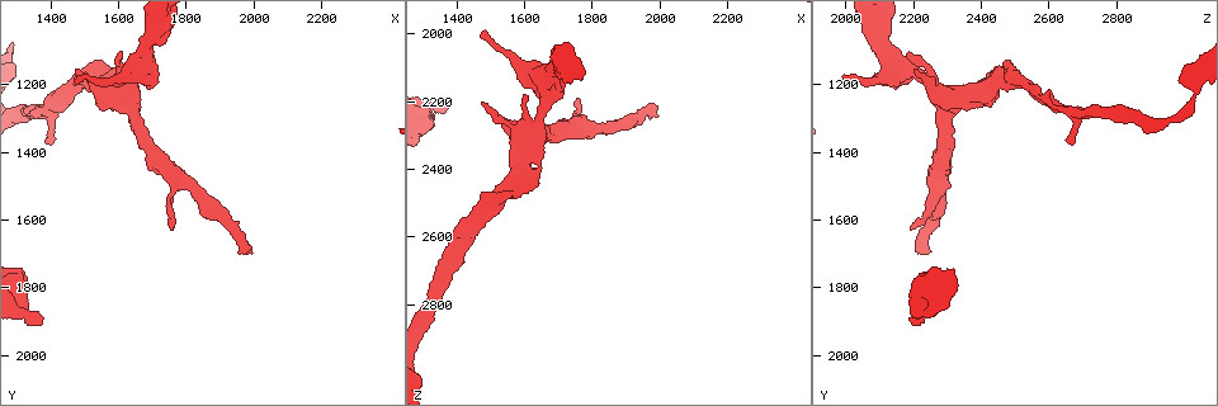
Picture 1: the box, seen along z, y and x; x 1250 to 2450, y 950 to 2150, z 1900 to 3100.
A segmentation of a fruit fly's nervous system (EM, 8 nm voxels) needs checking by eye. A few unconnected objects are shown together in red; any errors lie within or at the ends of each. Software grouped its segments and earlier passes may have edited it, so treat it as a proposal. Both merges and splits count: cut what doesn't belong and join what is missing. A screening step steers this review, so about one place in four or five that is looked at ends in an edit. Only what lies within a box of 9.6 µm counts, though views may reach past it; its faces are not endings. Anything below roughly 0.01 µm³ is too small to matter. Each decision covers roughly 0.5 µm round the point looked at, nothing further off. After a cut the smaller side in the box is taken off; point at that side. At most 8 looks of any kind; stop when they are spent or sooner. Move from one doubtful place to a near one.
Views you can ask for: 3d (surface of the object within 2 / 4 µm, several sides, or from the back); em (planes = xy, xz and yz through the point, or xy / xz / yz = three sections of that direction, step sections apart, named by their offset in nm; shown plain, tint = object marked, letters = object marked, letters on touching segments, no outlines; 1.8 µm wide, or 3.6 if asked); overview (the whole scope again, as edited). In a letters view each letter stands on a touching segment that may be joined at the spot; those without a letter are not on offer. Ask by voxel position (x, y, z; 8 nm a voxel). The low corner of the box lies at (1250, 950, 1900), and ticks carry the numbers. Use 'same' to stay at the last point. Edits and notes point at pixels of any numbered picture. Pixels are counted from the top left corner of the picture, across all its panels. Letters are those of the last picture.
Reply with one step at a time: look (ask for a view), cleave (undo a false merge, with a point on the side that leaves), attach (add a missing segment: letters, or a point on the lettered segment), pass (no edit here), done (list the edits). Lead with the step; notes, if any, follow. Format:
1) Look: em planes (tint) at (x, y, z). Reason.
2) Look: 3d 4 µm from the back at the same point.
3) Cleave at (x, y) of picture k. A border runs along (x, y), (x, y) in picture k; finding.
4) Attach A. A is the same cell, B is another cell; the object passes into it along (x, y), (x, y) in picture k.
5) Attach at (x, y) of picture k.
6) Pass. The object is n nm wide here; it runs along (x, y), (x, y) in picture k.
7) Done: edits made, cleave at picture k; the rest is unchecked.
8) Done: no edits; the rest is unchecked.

Look: 3d 2 µm at (1380, 1910, 2220). Free end.

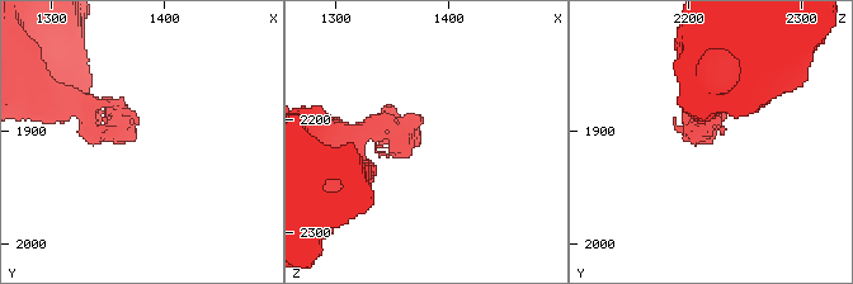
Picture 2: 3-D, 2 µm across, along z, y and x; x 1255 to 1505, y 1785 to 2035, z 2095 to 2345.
Look: em 3.6 µm xz step 16 (letters) at (1372, 1908, 2222).

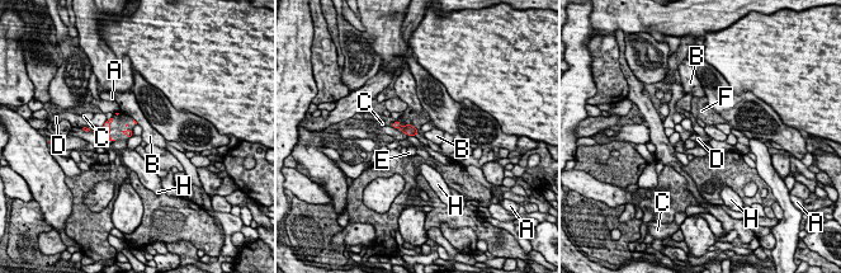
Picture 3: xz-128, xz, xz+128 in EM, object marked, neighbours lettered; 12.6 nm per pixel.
Attach F. F is the same cell, A, B, C, D, E and H are other cells; the object passes into it along (109, 121), (109, 130), (118, 125) in picture 3; it goes on there.

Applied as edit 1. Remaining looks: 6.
Look: overview.

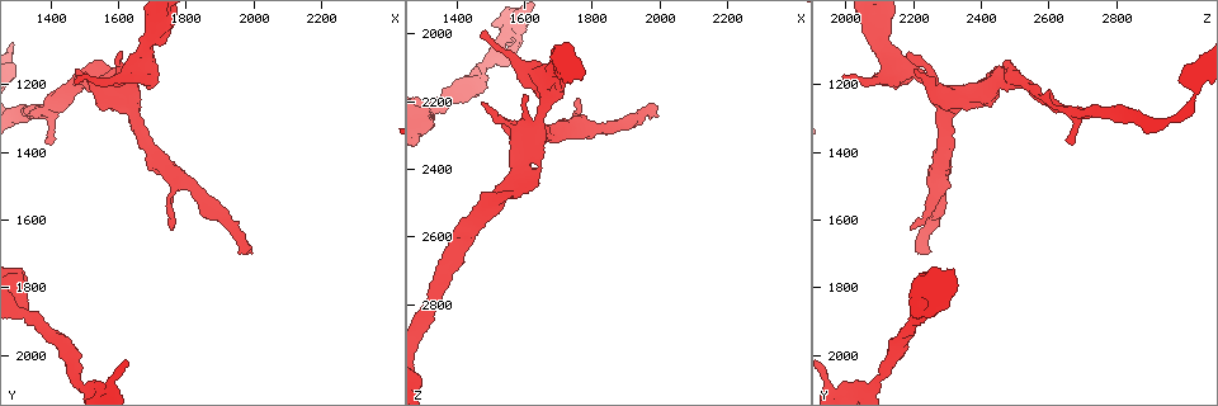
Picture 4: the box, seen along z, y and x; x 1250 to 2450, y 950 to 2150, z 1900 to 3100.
Look: 3d 2 µm at (1530, 1190, 2490).

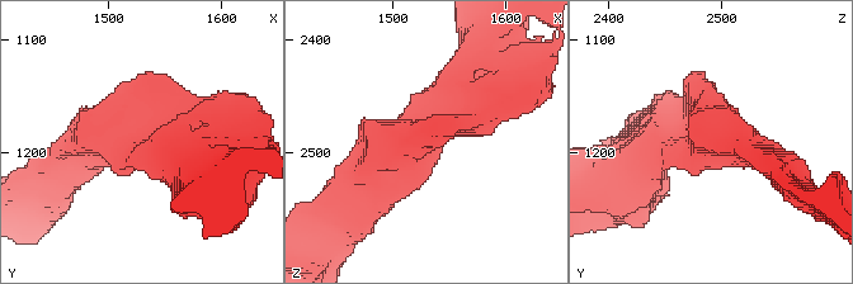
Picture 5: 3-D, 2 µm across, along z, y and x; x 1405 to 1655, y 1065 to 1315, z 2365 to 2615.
Look: em planes (letters) at (1528, 1186, 2484).

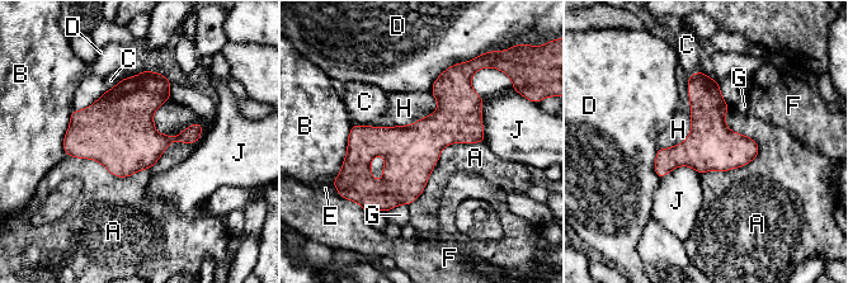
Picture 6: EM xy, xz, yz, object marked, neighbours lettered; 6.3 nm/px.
Pass. The object is 300 nm wide here; A, B, C, D, E, F, G, H and J are other cells; a border runs along (433, 93), (434, 112), (396, 126) in picture 6; all the same neuron.

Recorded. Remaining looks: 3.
Look: 3d 2 µm at (1670, 1160, 2200). Four-way junction.

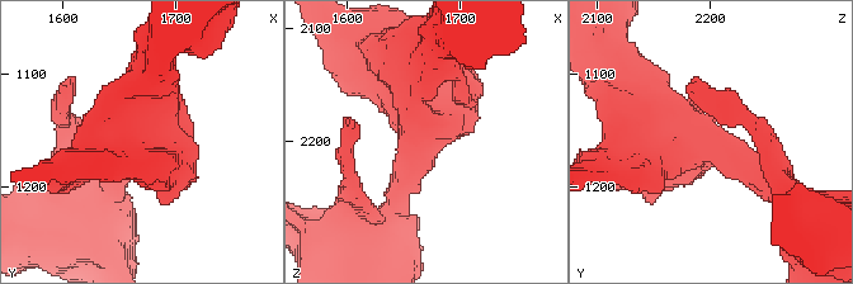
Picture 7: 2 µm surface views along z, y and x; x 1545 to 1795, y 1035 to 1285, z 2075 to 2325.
Look: em 3.6 µm planes (tint) at (1662, 1154, 2190). 4 arms meet here; need the tissue.

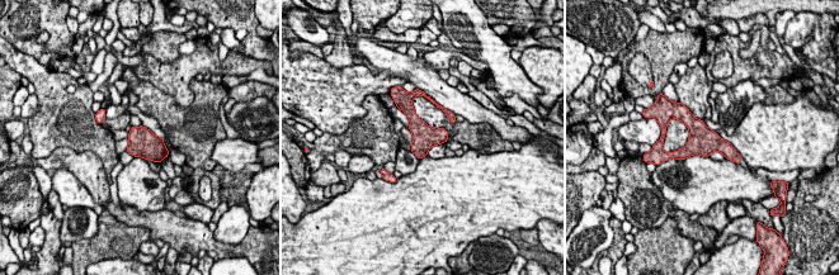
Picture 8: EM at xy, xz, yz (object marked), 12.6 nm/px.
Look: em 3.6 µm planes (letters) at the same point. What lies round it.

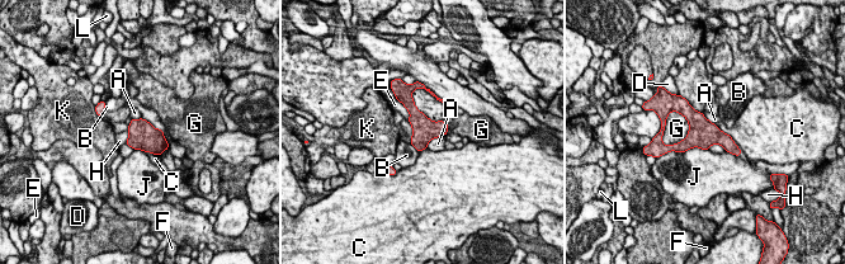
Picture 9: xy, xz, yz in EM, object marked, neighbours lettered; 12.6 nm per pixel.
Pass. The longest contact is with J, 550 nm; A, B, C, D, E, F, G, H, J, K and L are other cells; a border runs along (406, 119), (411, 127), (410, 142) in picture 9; one neuron here.

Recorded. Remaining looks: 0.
Done: edits made, attach at picture 3; the rest is unchecked.

